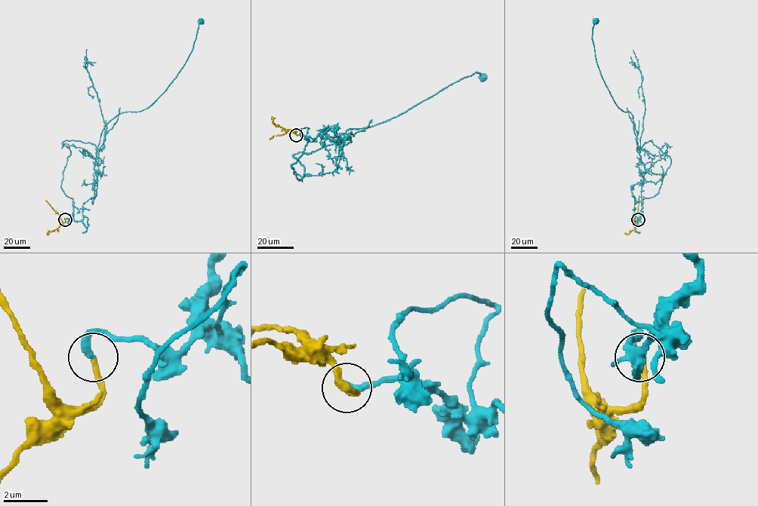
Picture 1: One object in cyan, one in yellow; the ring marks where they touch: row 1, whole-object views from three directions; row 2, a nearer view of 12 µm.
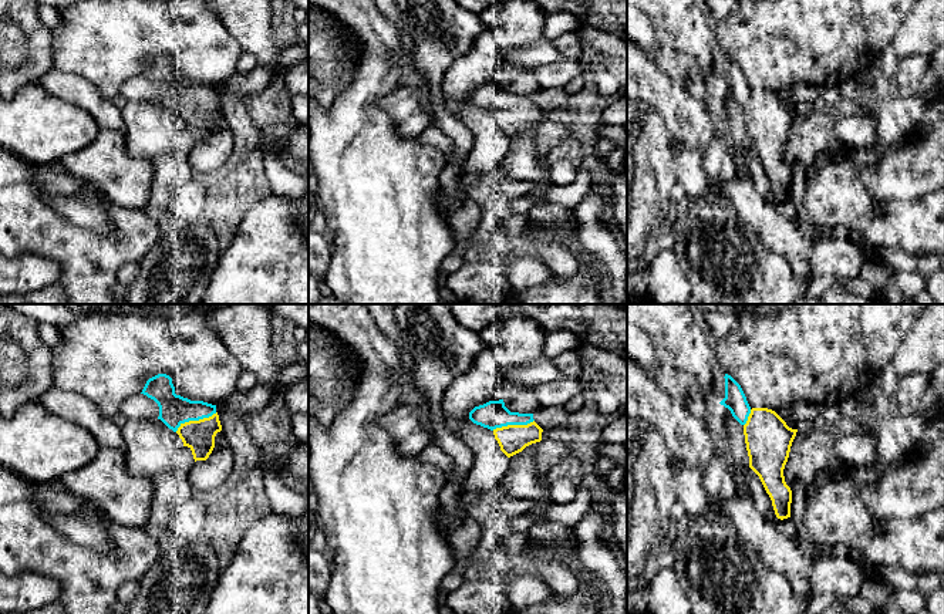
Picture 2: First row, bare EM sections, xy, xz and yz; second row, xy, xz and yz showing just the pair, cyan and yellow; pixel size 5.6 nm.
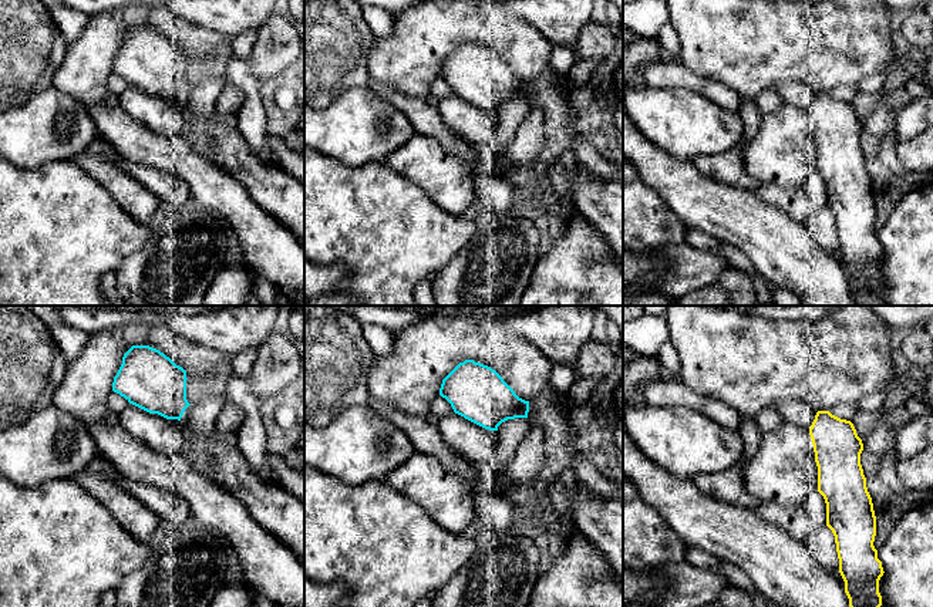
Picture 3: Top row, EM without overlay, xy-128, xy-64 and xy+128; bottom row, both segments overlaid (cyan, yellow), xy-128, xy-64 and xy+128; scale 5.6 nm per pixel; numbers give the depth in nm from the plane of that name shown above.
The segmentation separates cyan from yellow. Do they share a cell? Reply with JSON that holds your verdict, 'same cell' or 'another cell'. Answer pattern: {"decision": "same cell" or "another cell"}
{"decision": "same cell"}

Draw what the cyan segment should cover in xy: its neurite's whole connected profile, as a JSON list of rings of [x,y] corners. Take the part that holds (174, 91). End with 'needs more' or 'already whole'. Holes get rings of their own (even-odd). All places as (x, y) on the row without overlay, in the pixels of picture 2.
[[[166,55],[149,60],[141,75],[158,85],[158,101],[179,117],[195,144],[209,139],[215,118],[222,112],[216,87],[176,77],[172,60]]]; needs more

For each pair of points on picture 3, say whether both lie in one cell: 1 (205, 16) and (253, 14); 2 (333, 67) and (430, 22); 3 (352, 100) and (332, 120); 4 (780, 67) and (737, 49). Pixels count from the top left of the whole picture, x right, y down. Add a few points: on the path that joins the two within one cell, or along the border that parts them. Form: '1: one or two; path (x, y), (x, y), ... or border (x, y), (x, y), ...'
1: one; path (216, 14), (242, 14)
2: two; border (376, 37), (369, 56), (369, 78)
3: one; path (347, 104), (336, 115)
4: one; path (770, 56), (763, 49), (748, 49)

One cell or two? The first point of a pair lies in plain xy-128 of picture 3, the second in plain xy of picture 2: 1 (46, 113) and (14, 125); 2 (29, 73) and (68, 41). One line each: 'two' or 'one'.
1: one
2: two

